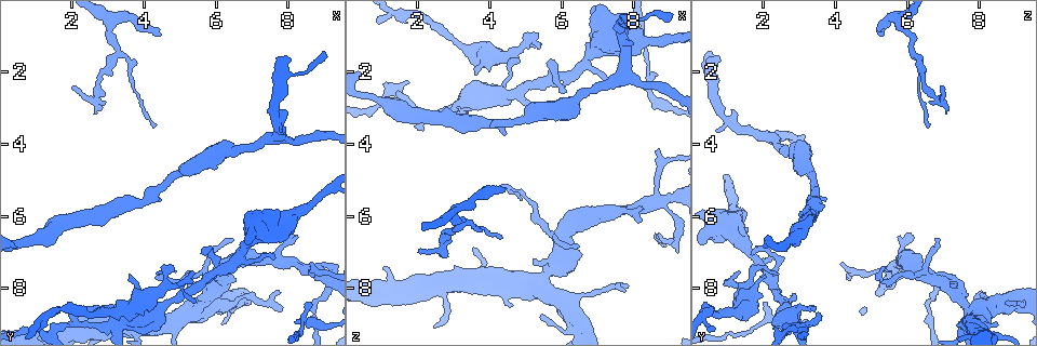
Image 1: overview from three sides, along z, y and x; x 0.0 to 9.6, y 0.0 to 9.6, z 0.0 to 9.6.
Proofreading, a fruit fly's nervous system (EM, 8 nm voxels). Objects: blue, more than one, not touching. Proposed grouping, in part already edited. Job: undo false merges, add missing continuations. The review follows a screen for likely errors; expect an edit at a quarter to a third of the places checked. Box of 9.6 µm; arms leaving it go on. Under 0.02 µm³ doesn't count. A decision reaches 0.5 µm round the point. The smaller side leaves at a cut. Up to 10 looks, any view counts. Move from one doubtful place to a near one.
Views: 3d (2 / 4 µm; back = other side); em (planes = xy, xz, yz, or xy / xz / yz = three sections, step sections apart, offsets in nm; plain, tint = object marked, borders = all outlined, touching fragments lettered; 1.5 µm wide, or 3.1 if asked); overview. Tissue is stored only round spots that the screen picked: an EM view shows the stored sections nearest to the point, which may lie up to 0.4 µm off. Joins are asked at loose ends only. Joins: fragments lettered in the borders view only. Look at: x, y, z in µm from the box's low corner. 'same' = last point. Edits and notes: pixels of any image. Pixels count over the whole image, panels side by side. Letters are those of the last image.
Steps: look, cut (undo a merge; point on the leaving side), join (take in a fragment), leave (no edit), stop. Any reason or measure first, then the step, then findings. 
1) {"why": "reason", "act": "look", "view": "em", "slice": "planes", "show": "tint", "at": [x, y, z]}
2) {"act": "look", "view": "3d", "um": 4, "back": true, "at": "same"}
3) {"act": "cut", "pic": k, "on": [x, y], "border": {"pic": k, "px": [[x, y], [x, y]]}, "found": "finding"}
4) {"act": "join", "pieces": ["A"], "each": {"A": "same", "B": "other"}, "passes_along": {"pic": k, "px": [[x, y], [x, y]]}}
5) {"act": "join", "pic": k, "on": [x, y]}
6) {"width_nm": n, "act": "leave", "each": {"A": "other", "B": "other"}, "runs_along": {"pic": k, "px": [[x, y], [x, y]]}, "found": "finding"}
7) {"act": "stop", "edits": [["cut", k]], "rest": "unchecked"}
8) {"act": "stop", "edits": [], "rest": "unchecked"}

{"why": "branch stops here", "act": "look", "view": "em", "slice": "planes", "show": "borders", "at": [8.70, 8.45, 2.10]}

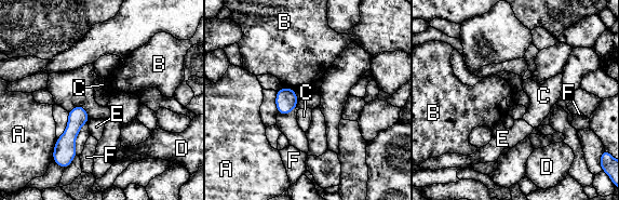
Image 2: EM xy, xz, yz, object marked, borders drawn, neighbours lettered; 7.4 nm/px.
{"act": "leave", "each": {"A": "other", "B": "other", "C": "other", "D": "other", "E": "other", "F": "other"}, "border": {"pic": 2, "px": [[283, 87], [292, 88]]}, "found": "none of them fits"}

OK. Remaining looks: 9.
{"why": "branch stops here", "act": "look", "view": "em", "slice": "yz", "step": 8, "show": "tint", "at": [5.20, 7.90, 7.20]}

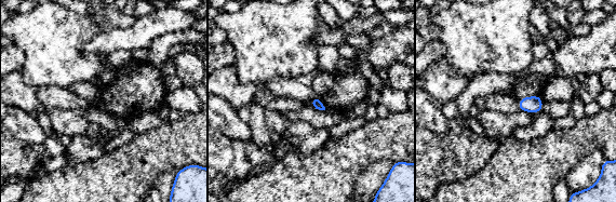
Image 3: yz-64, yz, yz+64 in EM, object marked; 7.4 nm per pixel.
{"why": "another direction", "act": "look", "view": "em", "slice": "planes", "show": "borders", "at": "same"}

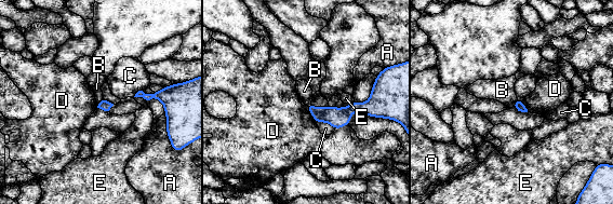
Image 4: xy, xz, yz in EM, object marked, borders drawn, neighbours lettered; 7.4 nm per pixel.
{"act": "leave", "each": {"A": "other", "B": "other", "C": "other", "D": "other", "E": "other"}, "border": {"pic": 4, "px": [[517, 98], [510, 107]]}, "found": "none of them fits"}

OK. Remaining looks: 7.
{"why": "free end", "act": "look", "view": "3d", "um": 4, "at": [4.35, 1.05, 5.25]}

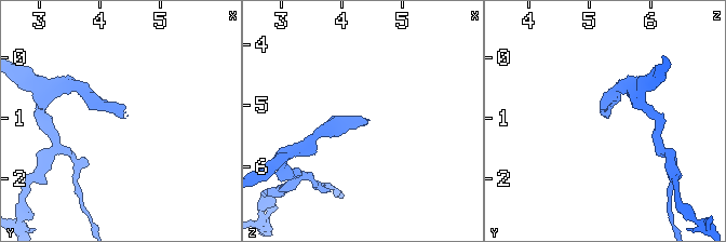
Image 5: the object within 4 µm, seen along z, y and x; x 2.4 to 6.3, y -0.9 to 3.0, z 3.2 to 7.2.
{"why": "now the EM", "act": "look", "view": "em", "slice": "planes", "show": "borders", "at": [4.40, 1.00, 5.30]}

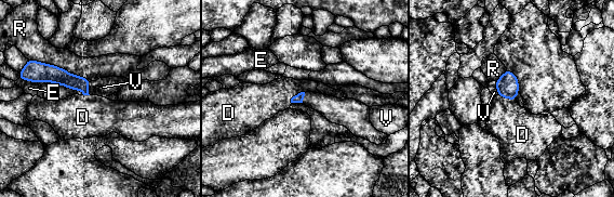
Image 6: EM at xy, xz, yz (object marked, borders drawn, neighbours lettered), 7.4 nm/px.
{"act": "leave", "each": {"D": "other", "E": "other", "R": "other", "V": "other"}, "found": "none of them fits"}

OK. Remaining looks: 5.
{"why": "an open end", "act": "look", "view": "em", "slice": "yz", "step": 8, "show": "borders", "at": [8.00, 1.55, 0.85]}

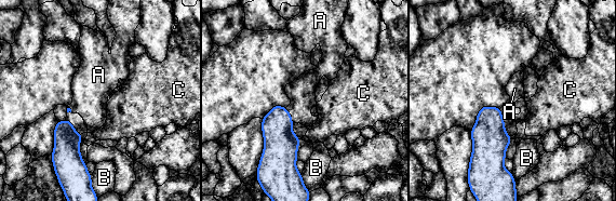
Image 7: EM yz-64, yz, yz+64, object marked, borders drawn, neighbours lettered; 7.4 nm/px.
{"act": "join", "pieces": ["A"], "each": {"A": "same", "B": "other", "C": "other"}, "passes_along": {"pic": 7, "px": [[280, 144], [289, 111], [302, 92]]}, "found": "the neuron continues"}

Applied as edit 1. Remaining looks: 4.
{"act": "stop", "edits": [["join", 7]], "rest": "unchecked"}

